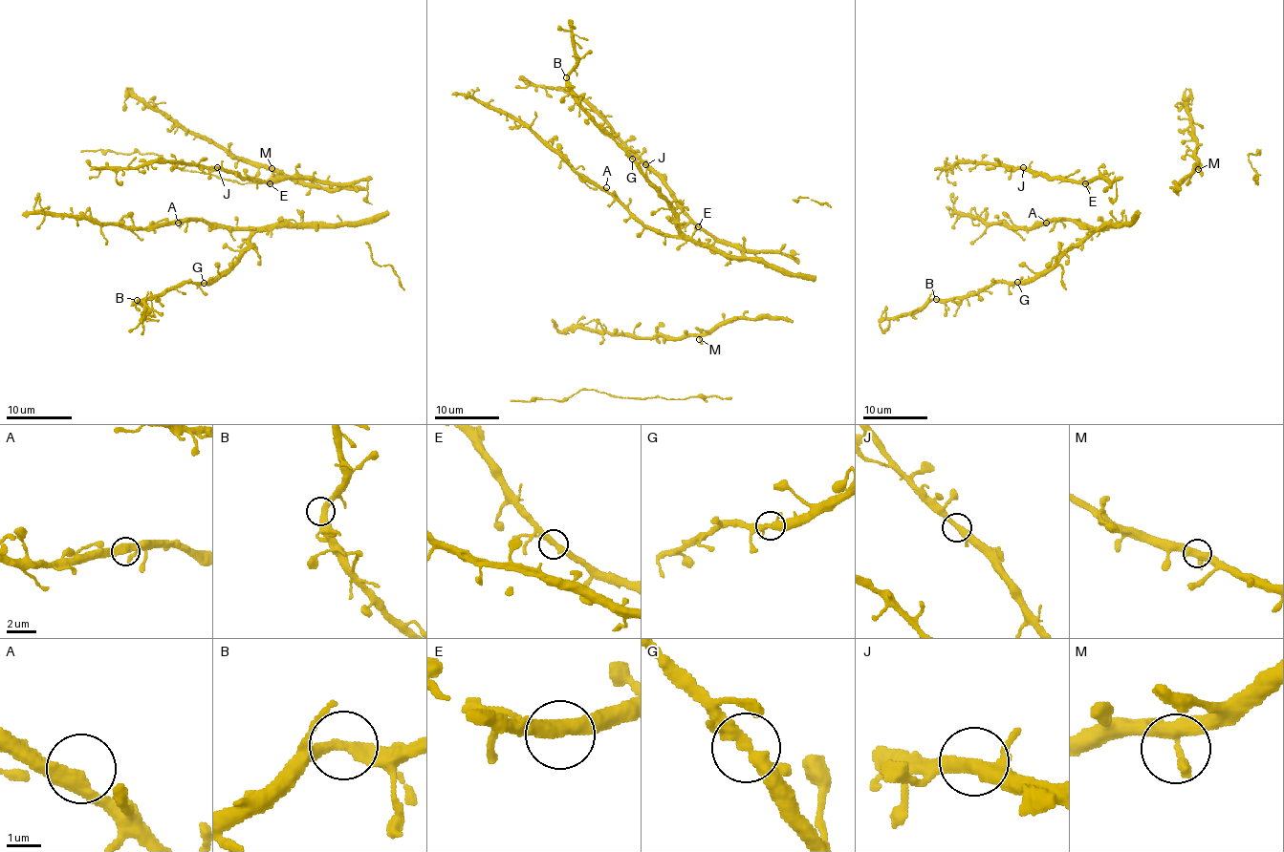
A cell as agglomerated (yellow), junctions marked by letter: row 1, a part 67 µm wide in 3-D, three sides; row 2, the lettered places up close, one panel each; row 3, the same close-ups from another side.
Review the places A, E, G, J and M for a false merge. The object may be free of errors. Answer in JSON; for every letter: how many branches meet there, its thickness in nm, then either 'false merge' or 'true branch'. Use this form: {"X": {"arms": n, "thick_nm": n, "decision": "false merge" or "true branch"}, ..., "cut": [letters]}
{"A": {"arms": 2, "thick_nm": 460, "decision": "true branch"}, "E": {"arms": 2, "thick_nm": 400, "decision": "true branch"}, "G": {"arms": 2, "thick_nm": 400, "decision": "true branch"}, "J": {"arms": 2, "thick_nm": 380, "decision": "true branch"}, "M": {"arms": 2, "thick_nm": 400, "decision": "true branch"}, "cut": []}

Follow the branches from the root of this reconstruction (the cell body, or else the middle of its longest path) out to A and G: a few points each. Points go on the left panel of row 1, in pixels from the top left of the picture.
A: (370, 218), (338, 224), (272, 224), (262, 227), (210, 227), (203, 221), (178, 223)
G: (370, 218), (338, 224), (267, 224), (250, 237), (250, 245), (217, 278), (204, 283)

